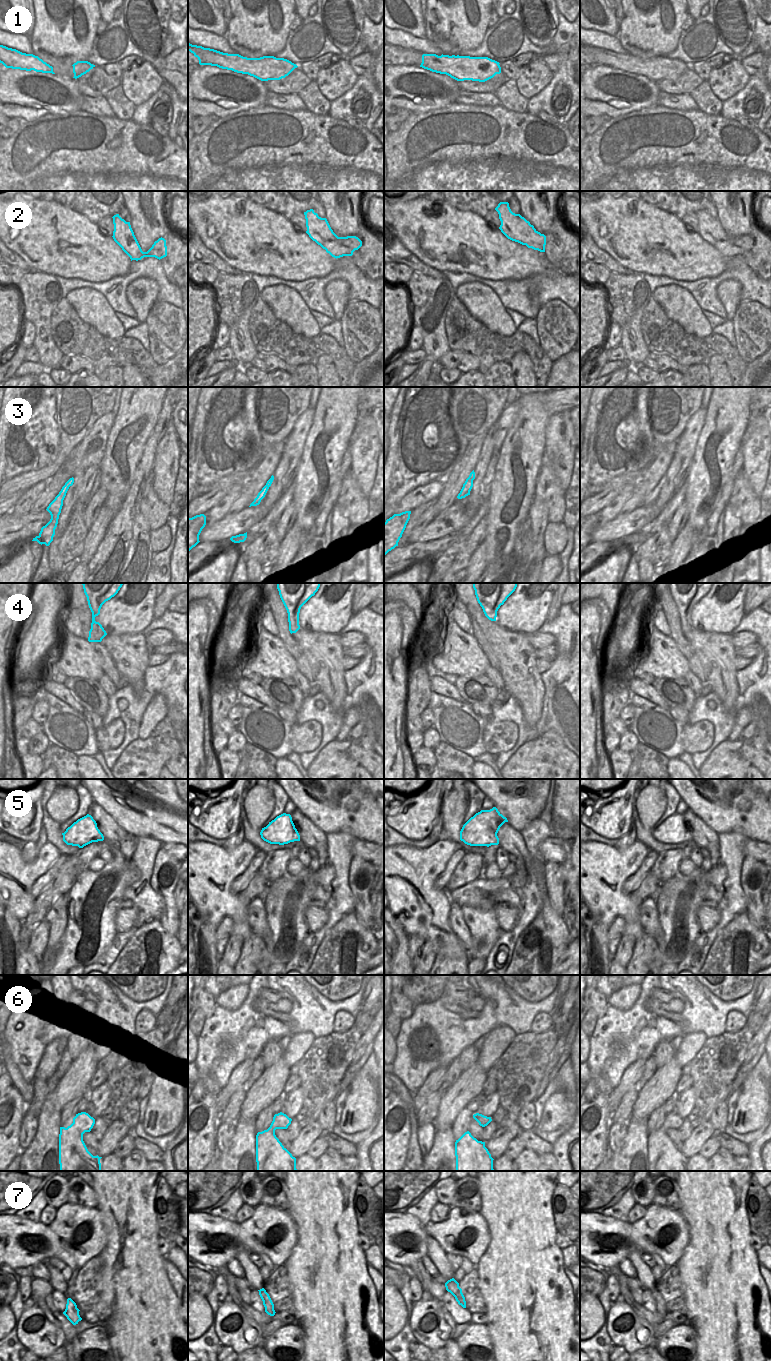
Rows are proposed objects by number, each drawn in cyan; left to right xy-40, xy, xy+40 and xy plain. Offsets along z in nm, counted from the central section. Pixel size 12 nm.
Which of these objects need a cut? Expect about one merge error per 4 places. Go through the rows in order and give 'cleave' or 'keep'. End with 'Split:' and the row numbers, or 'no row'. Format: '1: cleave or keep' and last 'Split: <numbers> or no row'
1: keep
2: keep
3: keep
4: keep
5: keep
6: keep
7: keep
Split: no row

